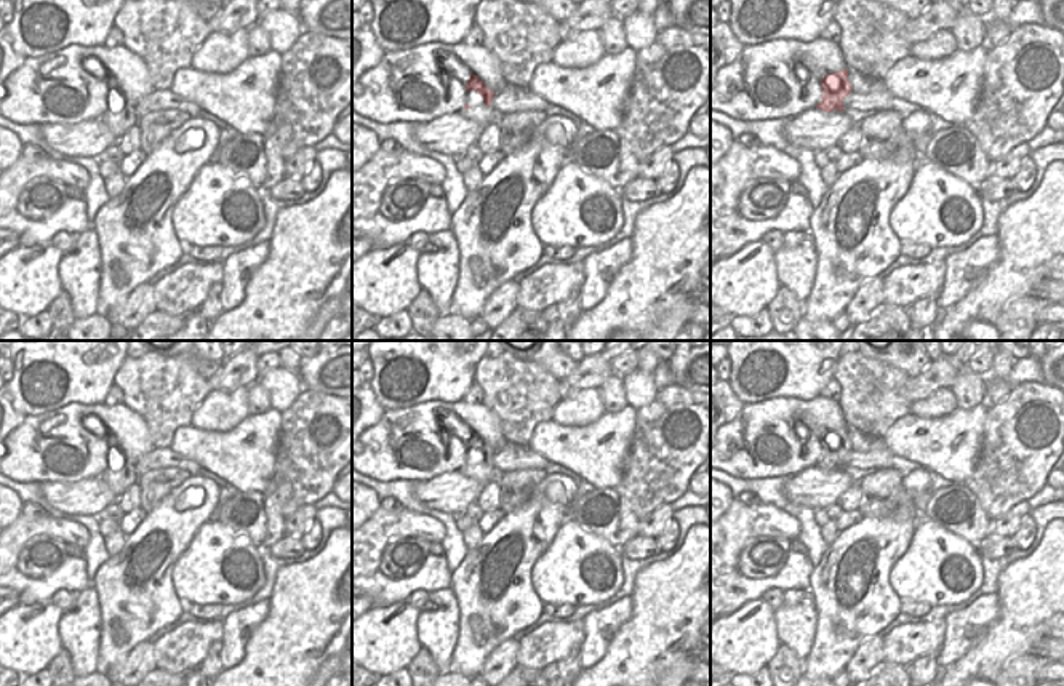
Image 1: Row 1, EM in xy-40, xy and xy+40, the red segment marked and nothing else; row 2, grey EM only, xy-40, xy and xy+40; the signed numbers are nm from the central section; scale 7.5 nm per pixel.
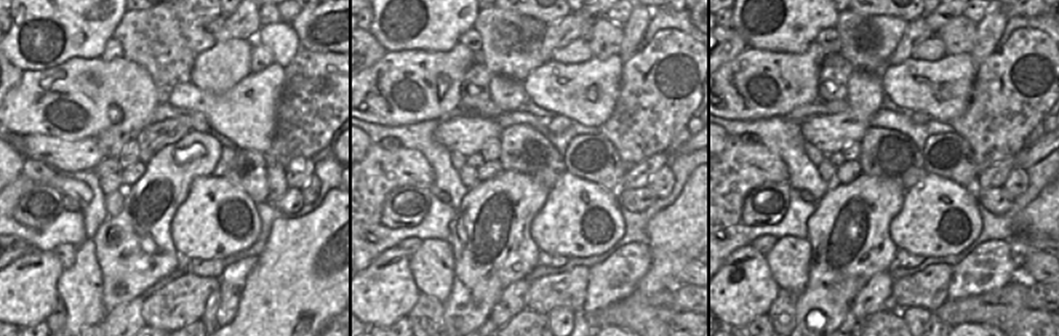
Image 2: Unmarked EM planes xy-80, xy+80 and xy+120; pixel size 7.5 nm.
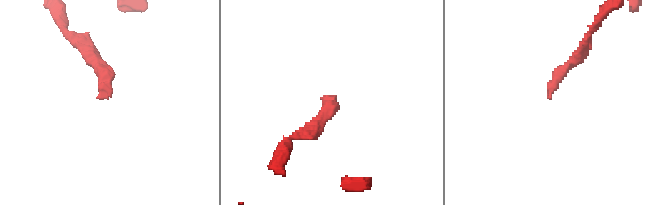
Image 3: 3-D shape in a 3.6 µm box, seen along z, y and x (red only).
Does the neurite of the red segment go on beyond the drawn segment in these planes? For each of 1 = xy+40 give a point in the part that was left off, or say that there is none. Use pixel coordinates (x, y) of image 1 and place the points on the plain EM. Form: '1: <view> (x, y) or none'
1: none

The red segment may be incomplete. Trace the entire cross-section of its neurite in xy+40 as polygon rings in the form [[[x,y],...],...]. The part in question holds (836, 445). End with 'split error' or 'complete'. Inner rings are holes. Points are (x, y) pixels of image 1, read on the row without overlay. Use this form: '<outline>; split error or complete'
[[[848,427],[827,432],[821,440],[821,446],[822,456],[816,467],[824,470],[843,470],[843,457],[853,449],[848,437]]]; complete

